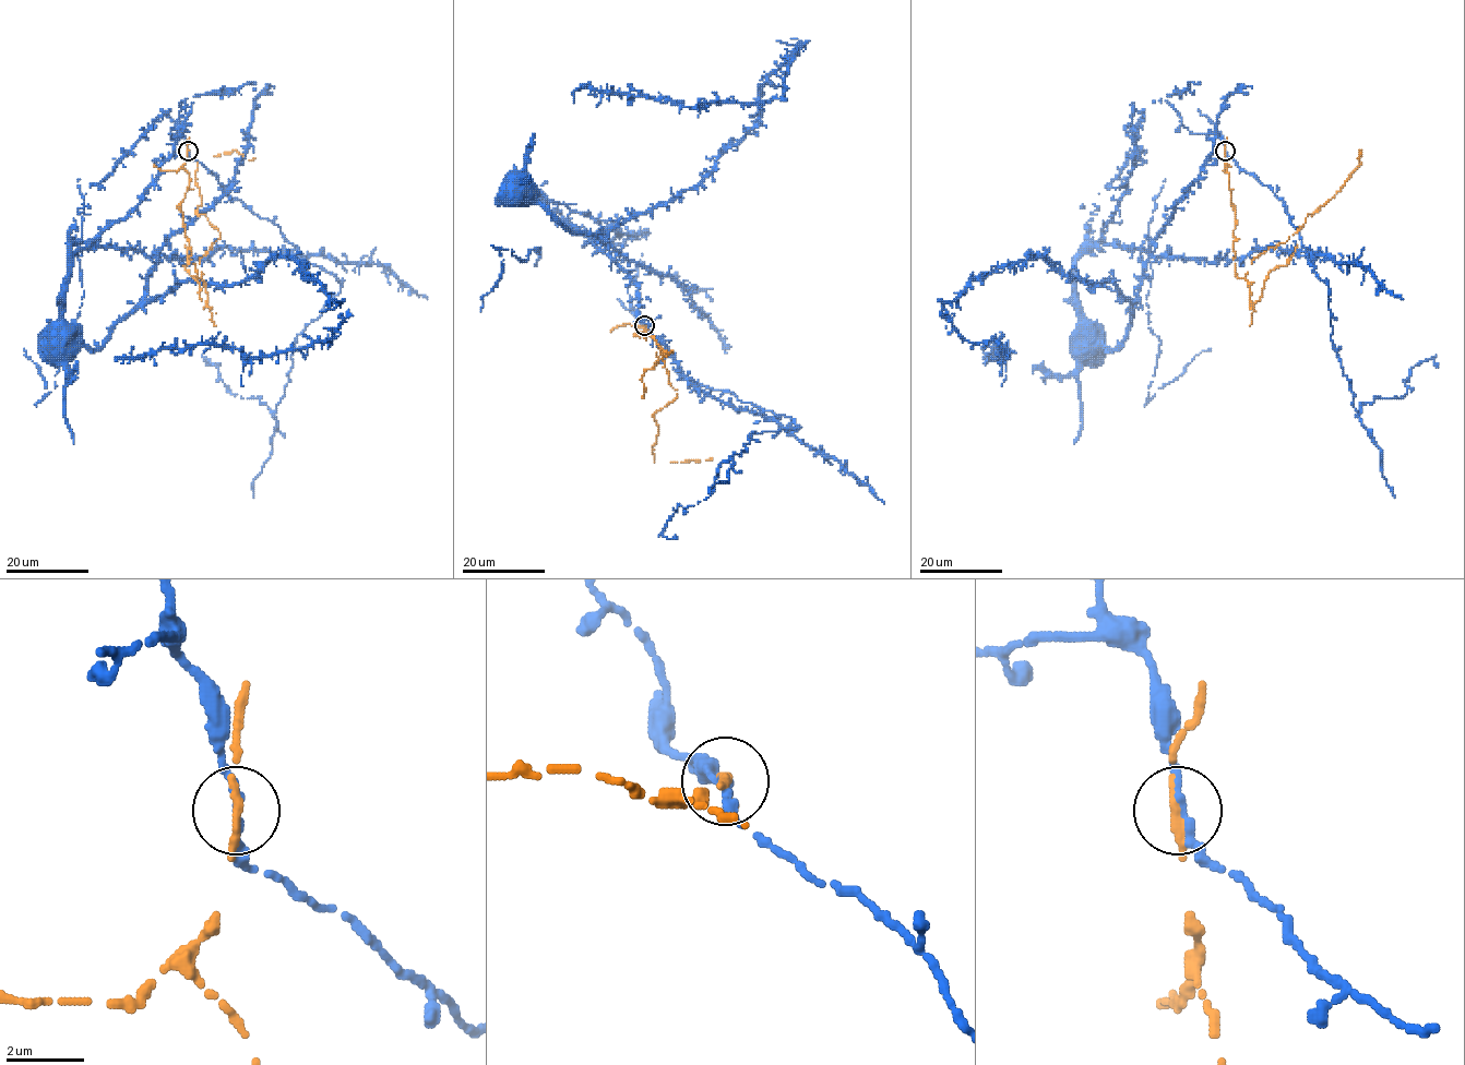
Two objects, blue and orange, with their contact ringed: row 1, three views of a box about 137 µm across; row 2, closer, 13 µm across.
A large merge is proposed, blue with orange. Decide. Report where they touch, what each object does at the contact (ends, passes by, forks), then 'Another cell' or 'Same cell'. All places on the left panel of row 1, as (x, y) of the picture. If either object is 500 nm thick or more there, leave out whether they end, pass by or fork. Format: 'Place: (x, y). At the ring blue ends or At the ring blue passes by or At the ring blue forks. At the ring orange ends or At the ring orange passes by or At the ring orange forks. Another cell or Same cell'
Place: (188, 151). At the ring blue passes by. At the ring orange ends. Another cell

